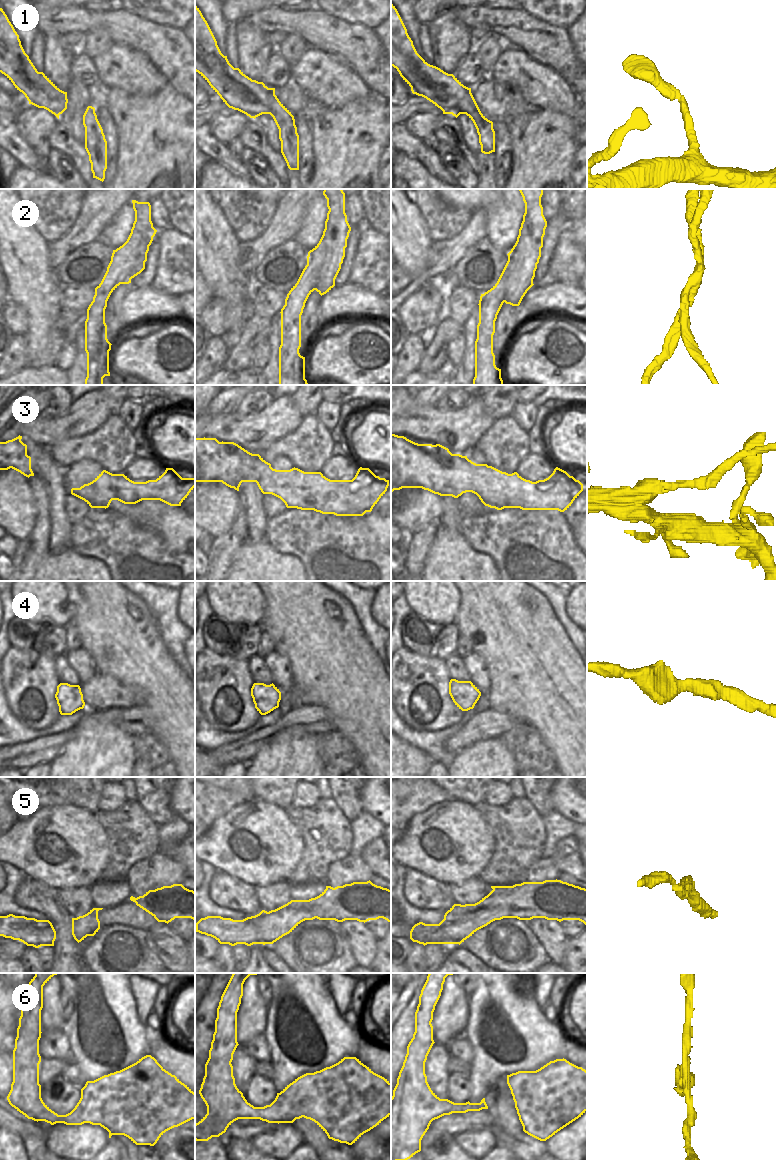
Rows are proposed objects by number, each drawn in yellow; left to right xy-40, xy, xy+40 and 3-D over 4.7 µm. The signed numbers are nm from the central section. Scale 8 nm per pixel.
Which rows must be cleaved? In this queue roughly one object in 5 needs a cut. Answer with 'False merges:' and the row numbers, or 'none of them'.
False merges: 2, 3

